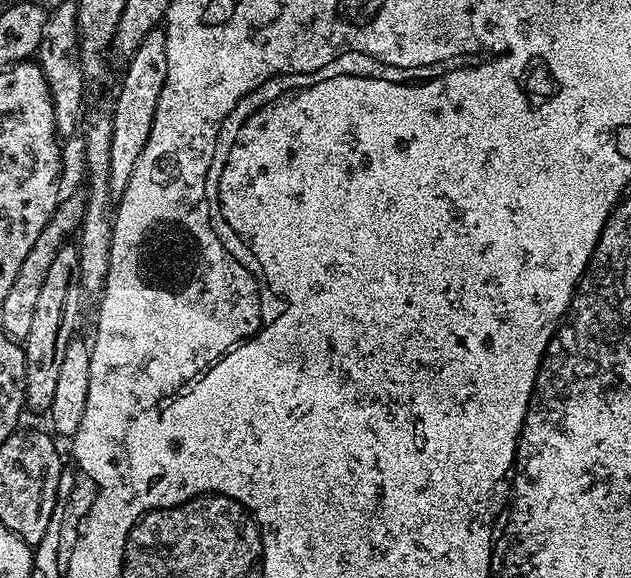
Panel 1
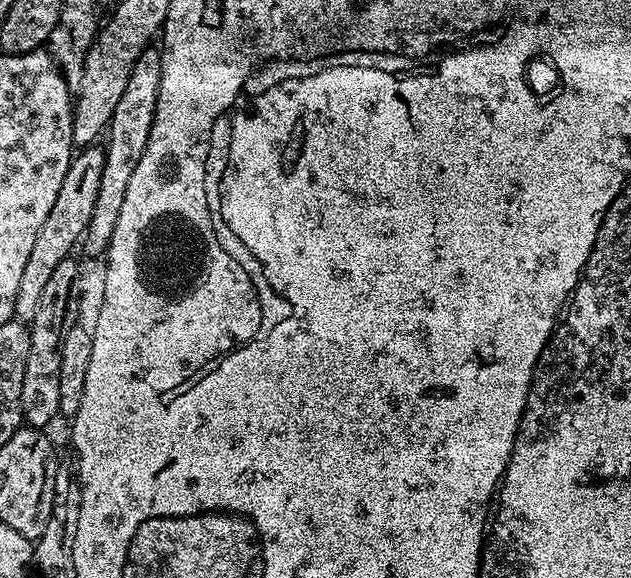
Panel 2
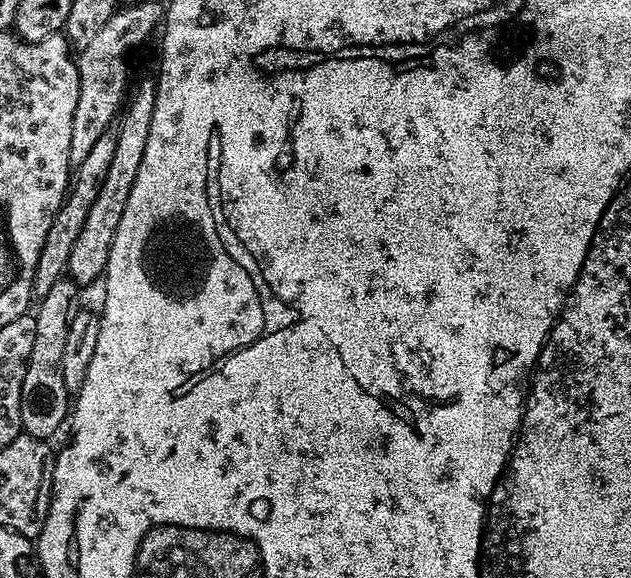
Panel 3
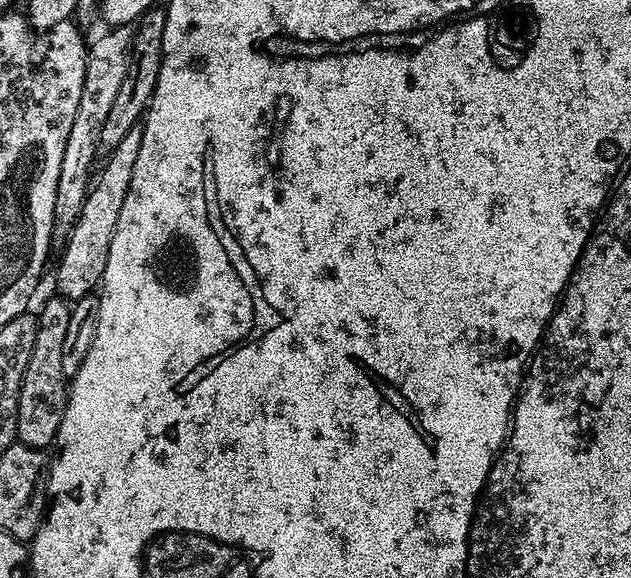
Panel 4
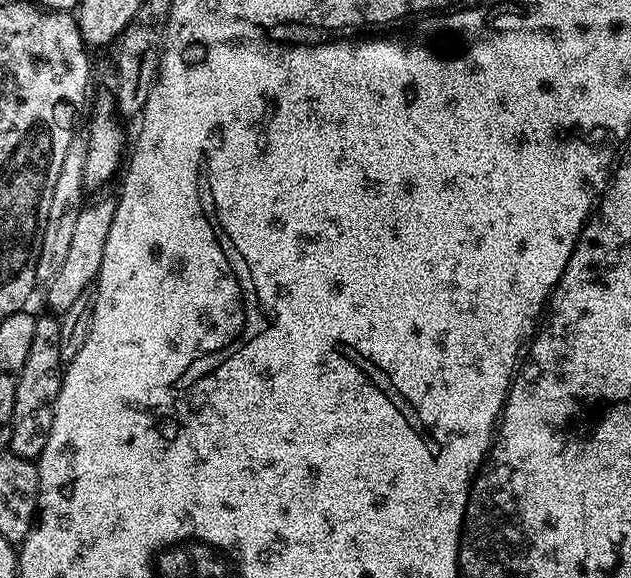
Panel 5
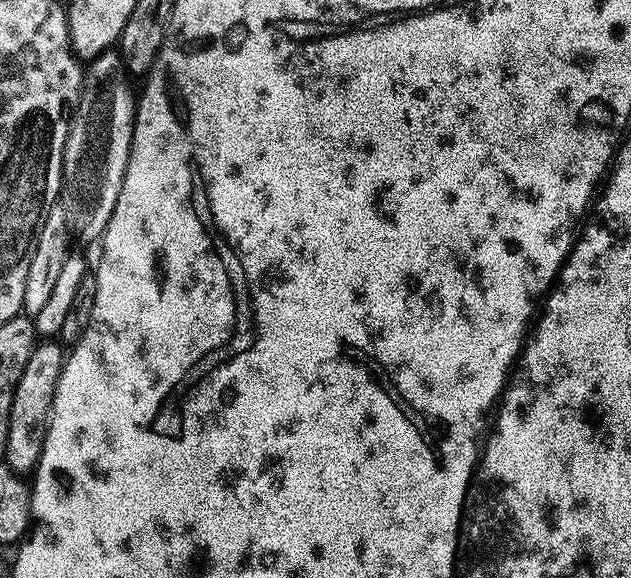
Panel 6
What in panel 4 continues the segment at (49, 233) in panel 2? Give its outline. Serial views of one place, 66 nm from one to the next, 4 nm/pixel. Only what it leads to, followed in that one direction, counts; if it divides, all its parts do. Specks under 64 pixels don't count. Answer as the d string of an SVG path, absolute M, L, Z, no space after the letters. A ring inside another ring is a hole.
M157 6L149 8L135 25L132 34L132 54L128 57L126 78L122 78L122 87L118 89L110 114L102 126L101 153L112 152L114 146L118 146L118 142L122 142L122 138L126 138L126 134L130 134L130 130L143 121L144 113L148 111L148 104L152 101L154 94L154 86L158 82L160 60L164 56L162 54L162 38L166 30L167 17L167 11L163 7Z

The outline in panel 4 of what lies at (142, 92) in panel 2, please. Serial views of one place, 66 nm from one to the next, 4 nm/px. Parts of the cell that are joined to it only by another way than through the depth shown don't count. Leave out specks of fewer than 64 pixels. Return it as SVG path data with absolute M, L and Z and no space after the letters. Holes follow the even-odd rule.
M137 126L122 138L122 142L118 142L118 146L114 146L112 152L107 153L104 169L95 173L88 193L84 195L82 210L63 241L64 253L56 268L55 291L69 302L93 295L104 279L106 258L110 258L110 242L118 226L118 214L122 214L122 202L126 202L126 190L130 190L130 178L134 178L134 162L141 147L142 127Z

